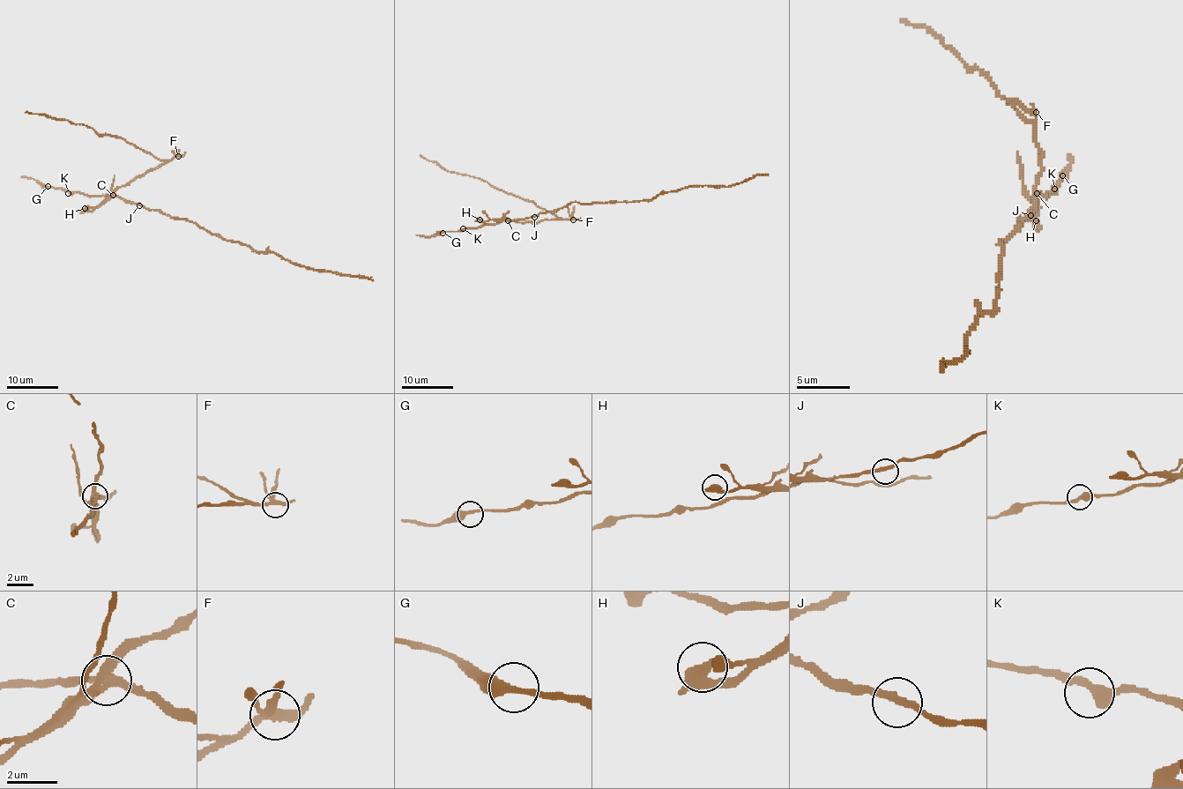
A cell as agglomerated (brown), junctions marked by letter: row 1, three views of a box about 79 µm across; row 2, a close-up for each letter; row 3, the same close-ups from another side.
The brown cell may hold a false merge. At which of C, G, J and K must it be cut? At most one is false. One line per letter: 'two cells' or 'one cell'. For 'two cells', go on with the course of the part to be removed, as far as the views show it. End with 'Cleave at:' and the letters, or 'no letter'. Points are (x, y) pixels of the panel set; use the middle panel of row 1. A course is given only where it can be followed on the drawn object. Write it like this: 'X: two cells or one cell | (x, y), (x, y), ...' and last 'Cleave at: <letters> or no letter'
C: two cells | (508, 219), (539, 222), (559, 219), (532, 202), (496, 189), (479, 178), (447, 171), (420, 154)
G: one cell
J: one cell
K: one cell
Cleave at: C

